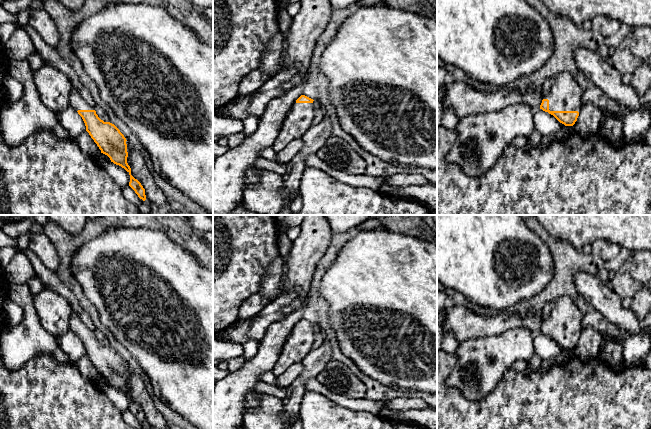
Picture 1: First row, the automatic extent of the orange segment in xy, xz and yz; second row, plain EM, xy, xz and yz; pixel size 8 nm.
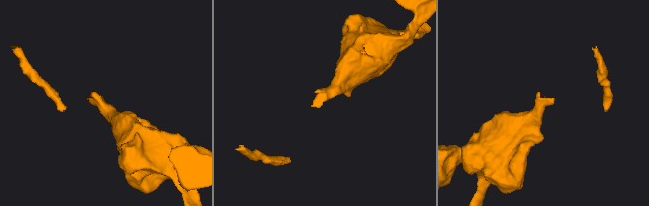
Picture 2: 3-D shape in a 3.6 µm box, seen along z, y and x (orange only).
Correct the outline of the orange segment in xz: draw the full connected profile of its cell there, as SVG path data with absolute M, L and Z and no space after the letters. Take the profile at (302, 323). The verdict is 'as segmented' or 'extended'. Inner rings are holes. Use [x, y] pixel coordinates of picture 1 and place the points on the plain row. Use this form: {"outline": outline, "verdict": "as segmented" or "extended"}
{"outline": "M301 319L292 329L285 341L273 373L276 376L282 375L291 365L301 362L312 350L314 342L313 323Z", "verdict": "extended"}

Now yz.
{"outline": "M570 297L558 298L550 316L543 321L540 333L553 339L565 350L573 350L582 334L584 312Z", "verdict": "extended"}

